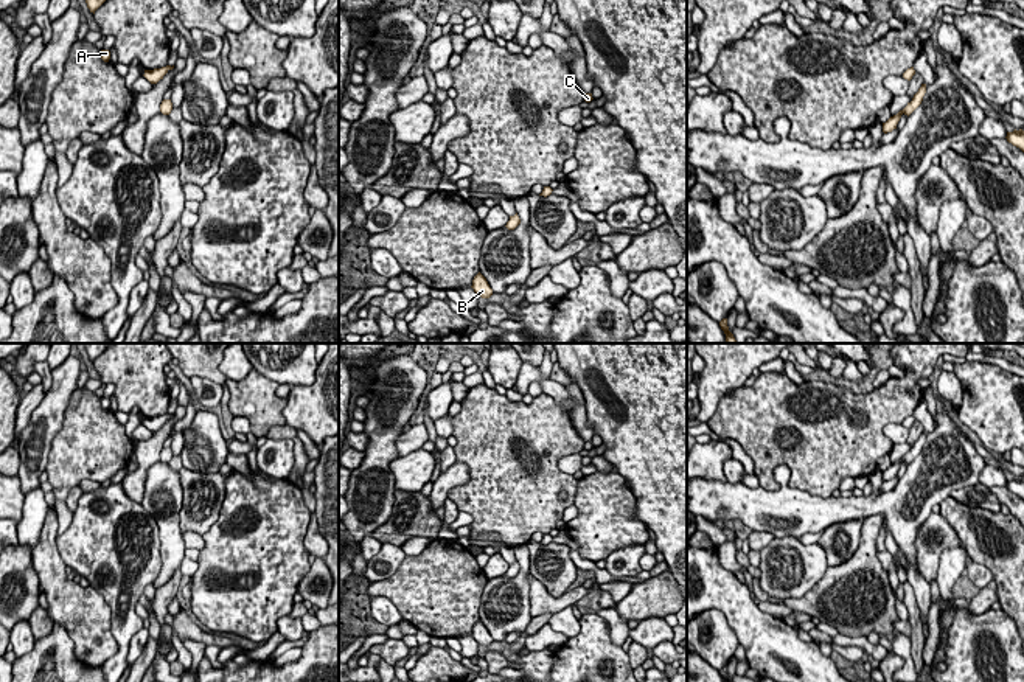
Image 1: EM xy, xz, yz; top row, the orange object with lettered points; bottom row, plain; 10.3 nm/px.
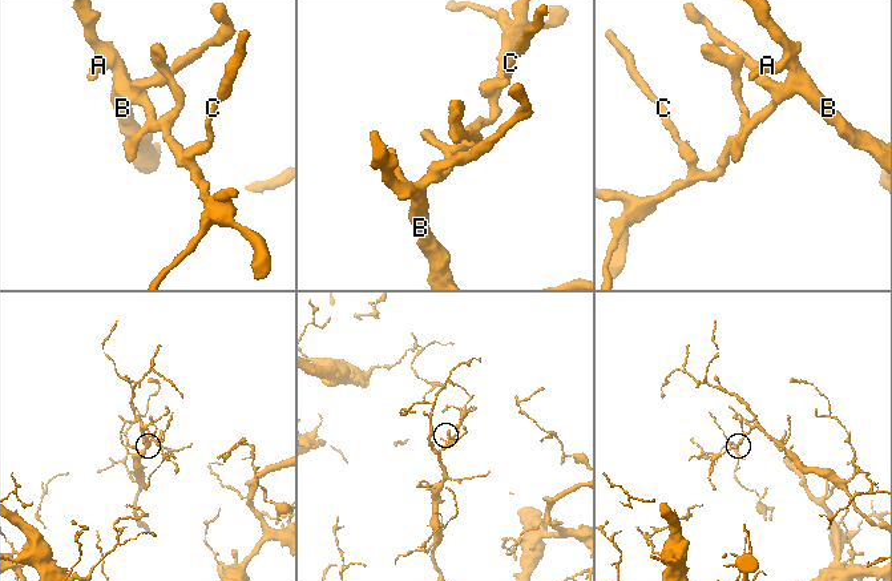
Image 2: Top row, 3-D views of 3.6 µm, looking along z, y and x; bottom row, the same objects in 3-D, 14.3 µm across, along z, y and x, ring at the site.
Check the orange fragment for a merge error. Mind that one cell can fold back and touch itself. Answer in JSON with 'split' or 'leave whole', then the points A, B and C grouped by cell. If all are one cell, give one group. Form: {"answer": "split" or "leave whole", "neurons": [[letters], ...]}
{"answer": "split", "neurons": [["A", "B"], ["C"]]}

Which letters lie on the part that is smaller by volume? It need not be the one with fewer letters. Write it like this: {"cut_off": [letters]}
{"cut_off": ["C"]}

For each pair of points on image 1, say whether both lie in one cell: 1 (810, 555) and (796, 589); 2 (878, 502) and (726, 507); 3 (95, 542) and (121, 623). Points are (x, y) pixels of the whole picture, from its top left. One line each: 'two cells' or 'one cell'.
1: one cell
2: one cell
3: one cell

